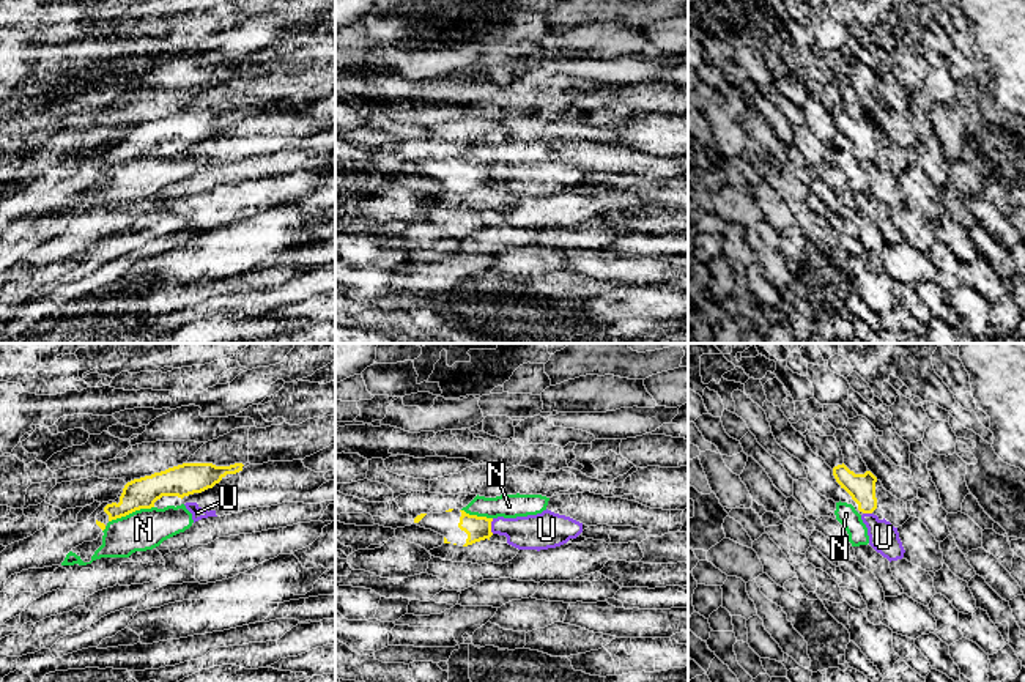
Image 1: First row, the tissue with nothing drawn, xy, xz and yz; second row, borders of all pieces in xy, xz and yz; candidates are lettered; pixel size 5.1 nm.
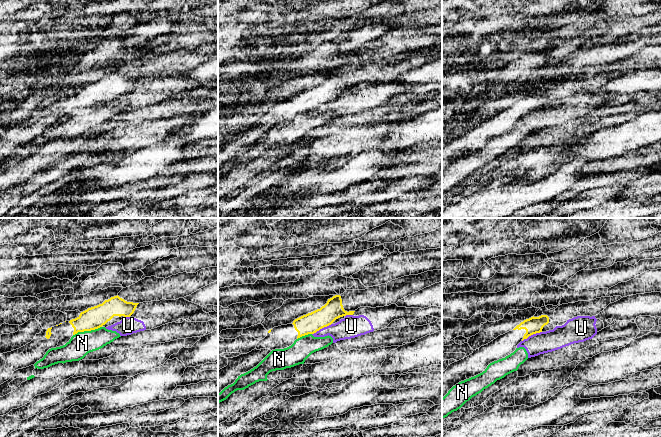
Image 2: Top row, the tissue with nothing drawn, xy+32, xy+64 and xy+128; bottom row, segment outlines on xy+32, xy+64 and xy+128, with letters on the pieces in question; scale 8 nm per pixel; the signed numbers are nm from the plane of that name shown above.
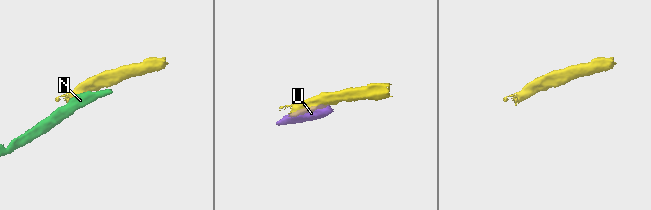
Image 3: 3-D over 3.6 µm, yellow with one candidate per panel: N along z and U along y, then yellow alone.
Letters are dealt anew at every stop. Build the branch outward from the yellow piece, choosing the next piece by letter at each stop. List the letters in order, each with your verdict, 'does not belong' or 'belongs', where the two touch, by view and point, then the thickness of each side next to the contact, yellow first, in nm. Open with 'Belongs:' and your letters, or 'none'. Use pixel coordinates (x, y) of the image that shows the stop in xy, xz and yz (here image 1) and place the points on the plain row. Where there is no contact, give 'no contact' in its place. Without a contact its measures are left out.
Belongs: none
N: does not belong; meets yellow in xy at (131, 159); 160 nm thick on the yellow side, 220 nm on the other
U: does not belong; meets yellow in xz at (490, 174); 130 nm thick on the yellow side, 180 nm on the other

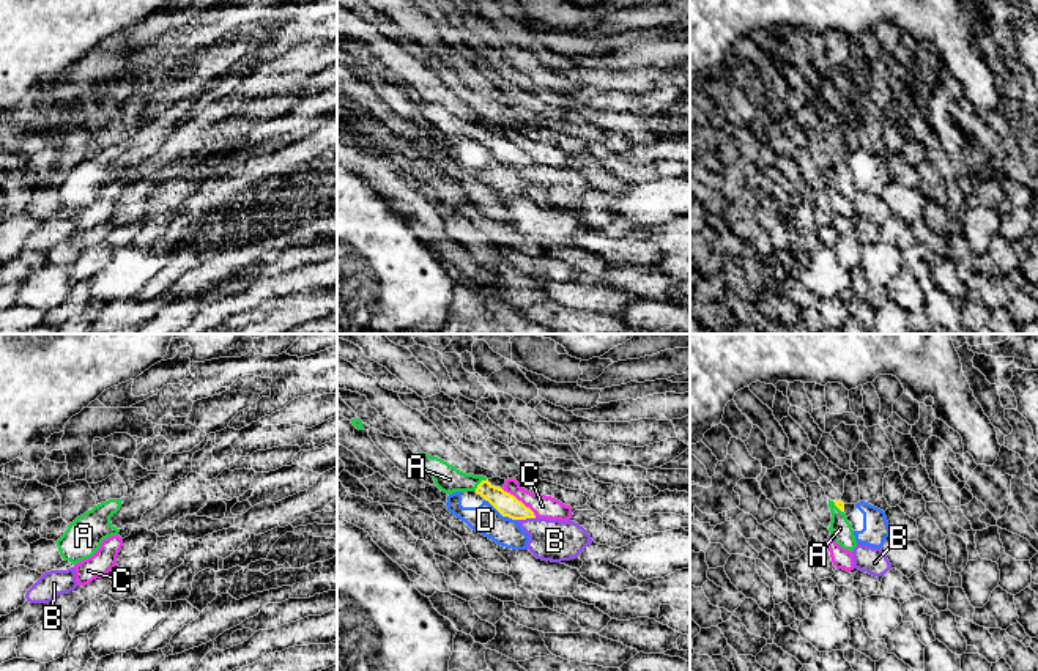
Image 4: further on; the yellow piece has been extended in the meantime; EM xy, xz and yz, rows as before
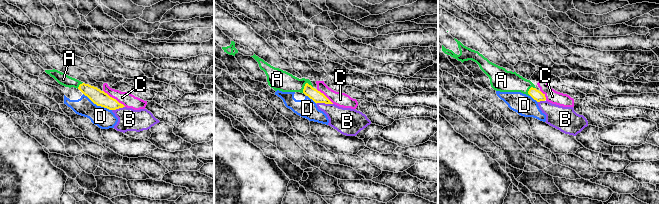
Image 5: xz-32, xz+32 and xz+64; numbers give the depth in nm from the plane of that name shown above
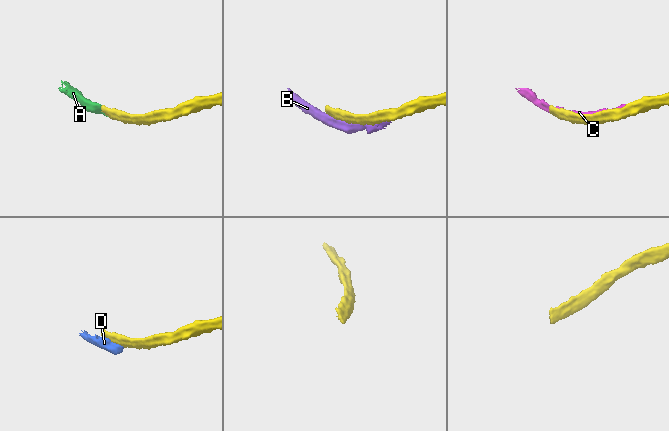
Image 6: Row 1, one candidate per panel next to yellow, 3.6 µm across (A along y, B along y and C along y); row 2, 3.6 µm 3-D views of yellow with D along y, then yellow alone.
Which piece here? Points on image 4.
Belongs: A
A: belongs; meets yellow in xz at (479, 131); 110 nm thick on the yellow side, 140 nm on the other
B: does not belong; meets yellow in xz at (525, 166); 110 nm thick on the yellow side, 220 nm on the other
C: does not belong; meets yellow in xz at (517, 147); 110 nm thick on the yellow side, 120 nm on the other
D: does not belong; meets yellow in xz at (495, 155); 110 nm thick on the yellow side, 150 nm on the other

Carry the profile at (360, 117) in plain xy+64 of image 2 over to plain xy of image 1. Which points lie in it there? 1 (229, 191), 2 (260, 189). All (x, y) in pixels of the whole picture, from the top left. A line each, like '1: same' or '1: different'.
1: different
2: different

